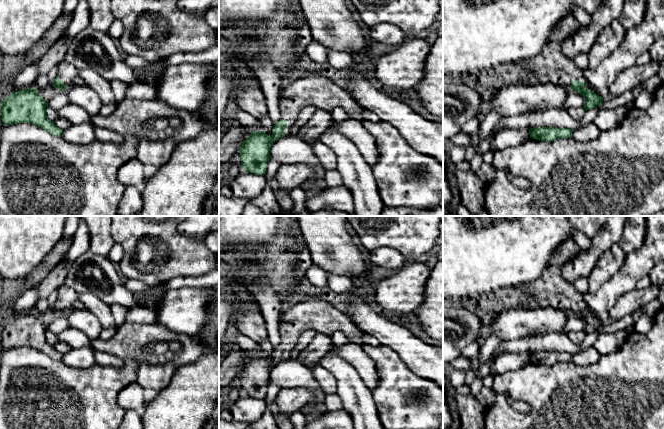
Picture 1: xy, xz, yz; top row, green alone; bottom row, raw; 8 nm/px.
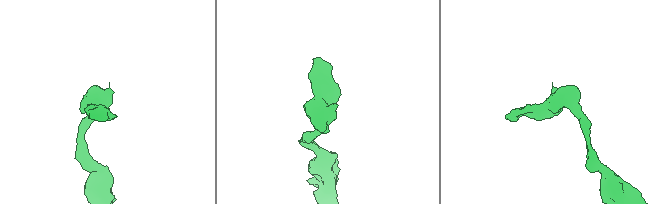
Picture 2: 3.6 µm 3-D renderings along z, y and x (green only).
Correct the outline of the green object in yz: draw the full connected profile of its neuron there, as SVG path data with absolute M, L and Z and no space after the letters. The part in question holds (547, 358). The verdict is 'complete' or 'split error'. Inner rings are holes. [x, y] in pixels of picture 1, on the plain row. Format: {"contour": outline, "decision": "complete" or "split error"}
{"contour": "M534 351L529 353L530 362L550 366L555 363L569 362L573 354L557 351Z", "decision": "complete"}

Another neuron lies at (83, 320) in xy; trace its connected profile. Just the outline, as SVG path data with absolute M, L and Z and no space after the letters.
M70 309L64 313L70 327L84 332L91 340L99 338L103 327L90 311Z

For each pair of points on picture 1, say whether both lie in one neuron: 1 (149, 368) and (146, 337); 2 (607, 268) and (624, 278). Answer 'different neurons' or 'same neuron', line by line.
1: same neuron
2: different neurons

